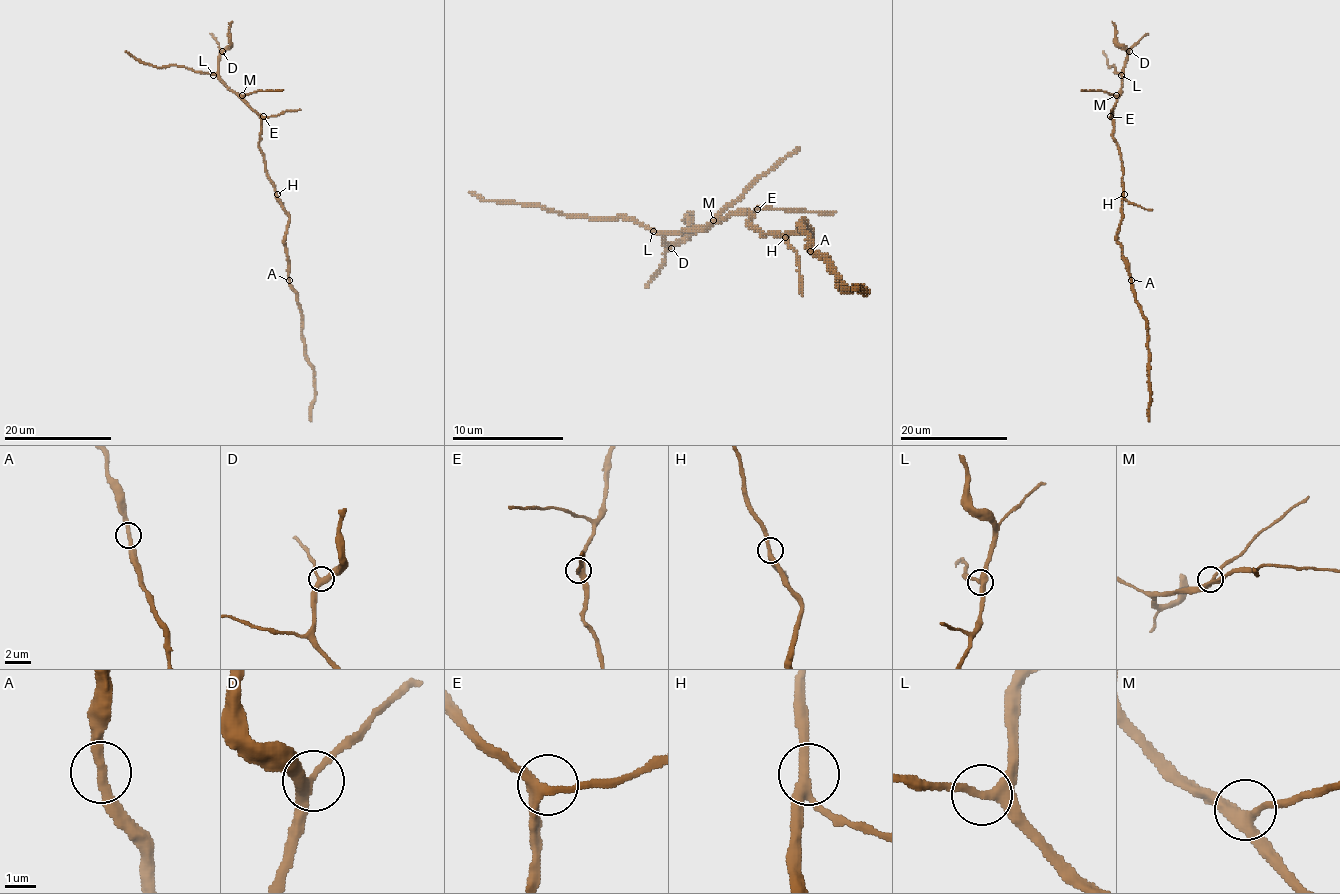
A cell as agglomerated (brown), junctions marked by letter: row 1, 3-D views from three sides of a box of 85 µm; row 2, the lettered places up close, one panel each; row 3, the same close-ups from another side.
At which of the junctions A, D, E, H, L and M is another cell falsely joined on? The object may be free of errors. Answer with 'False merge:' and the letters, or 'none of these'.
False merge: none of these

